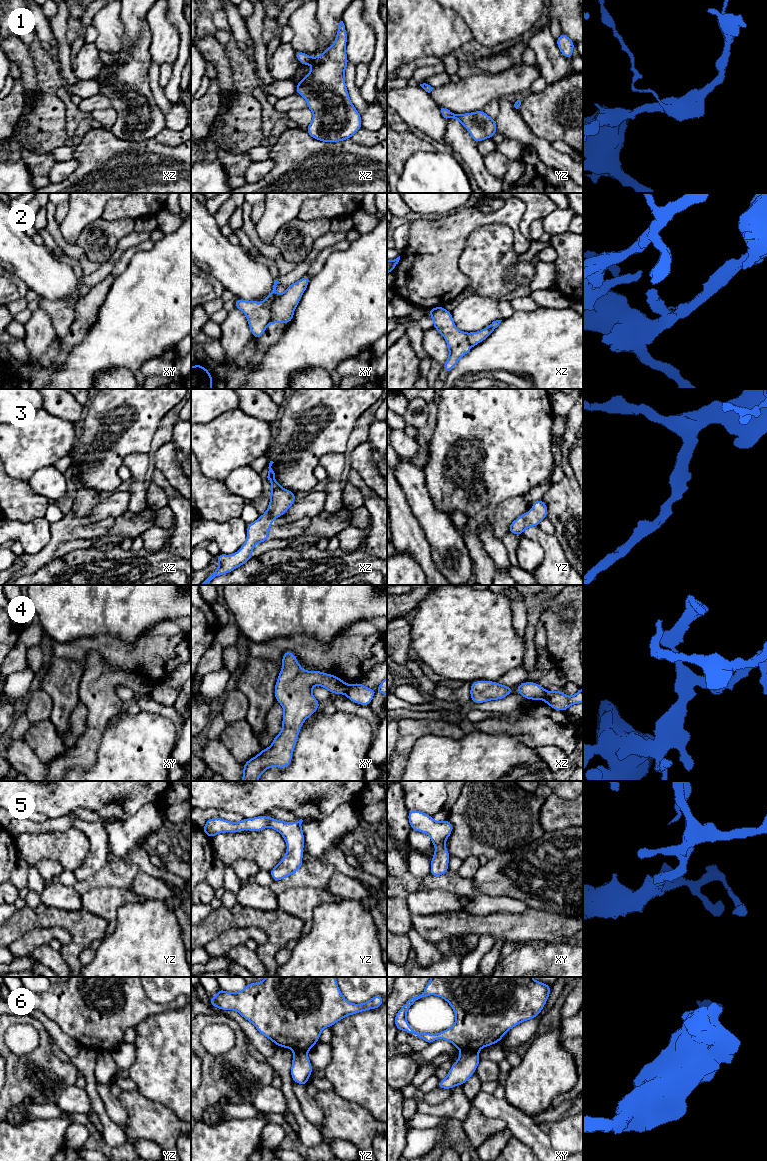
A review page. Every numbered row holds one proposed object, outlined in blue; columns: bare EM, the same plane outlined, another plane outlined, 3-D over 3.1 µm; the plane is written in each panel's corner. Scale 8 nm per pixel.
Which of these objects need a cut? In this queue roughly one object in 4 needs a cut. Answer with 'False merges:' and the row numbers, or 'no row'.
False merges: 2, 4, 6

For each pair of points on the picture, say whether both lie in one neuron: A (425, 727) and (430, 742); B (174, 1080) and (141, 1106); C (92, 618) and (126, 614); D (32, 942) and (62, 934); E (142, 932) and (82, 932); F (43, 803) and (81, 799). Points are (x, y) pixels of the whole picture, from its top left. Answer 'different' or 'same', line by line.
A: different
B: different
C: same
D: same
E: different
F: same

